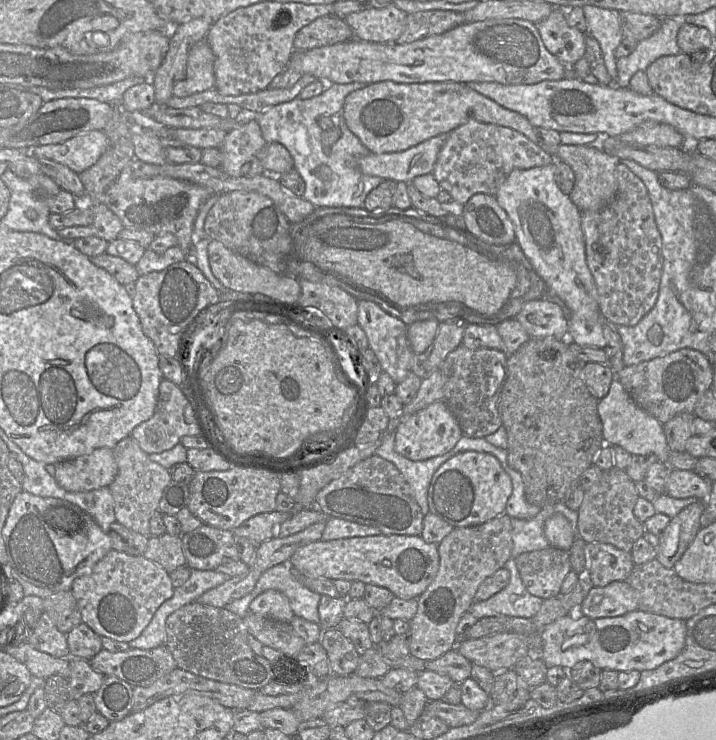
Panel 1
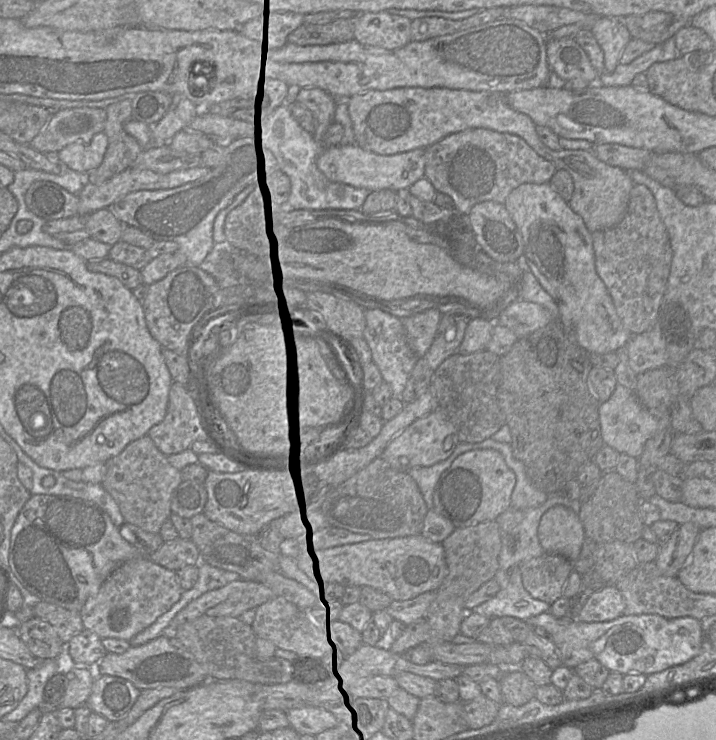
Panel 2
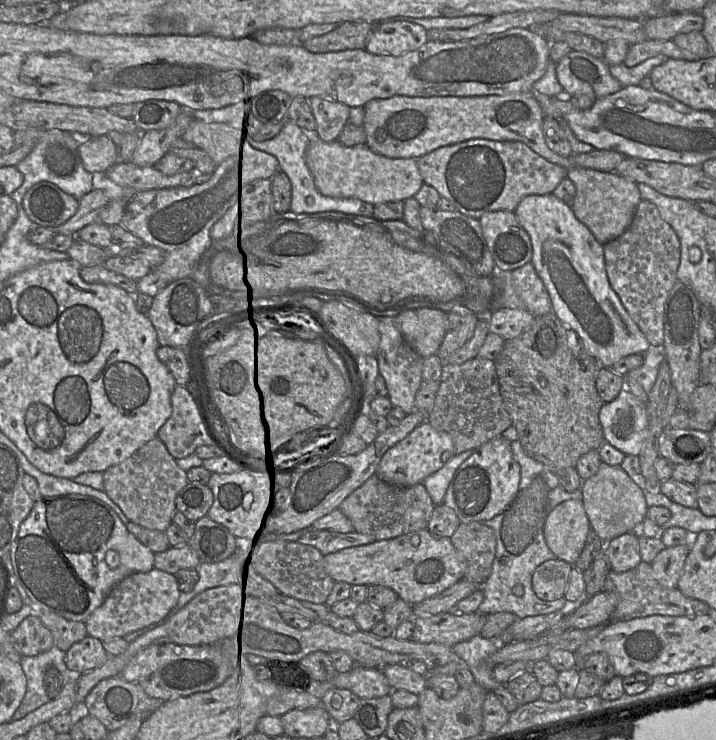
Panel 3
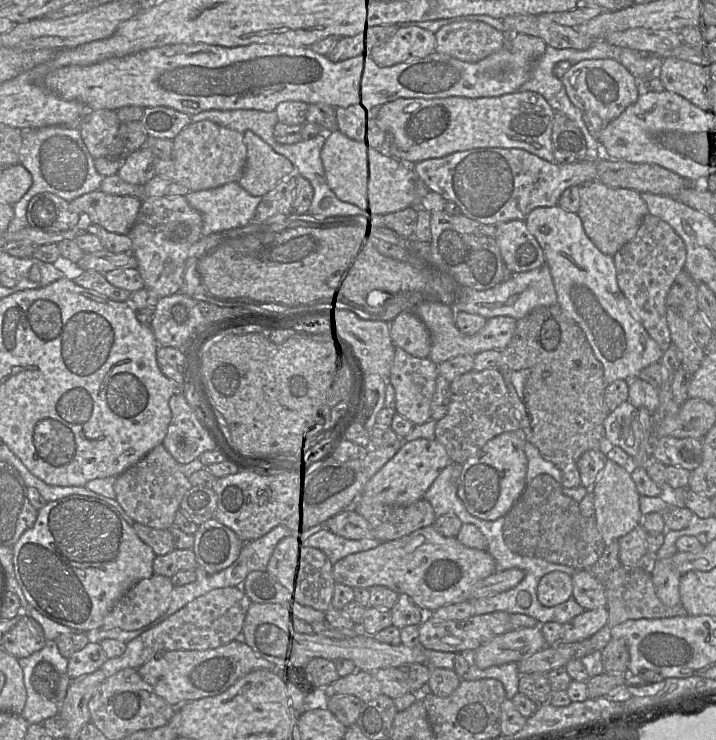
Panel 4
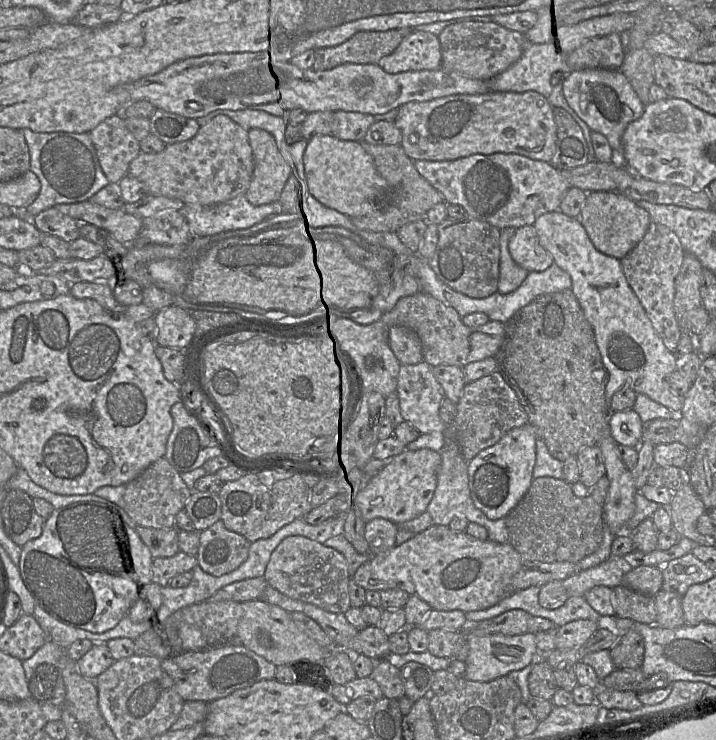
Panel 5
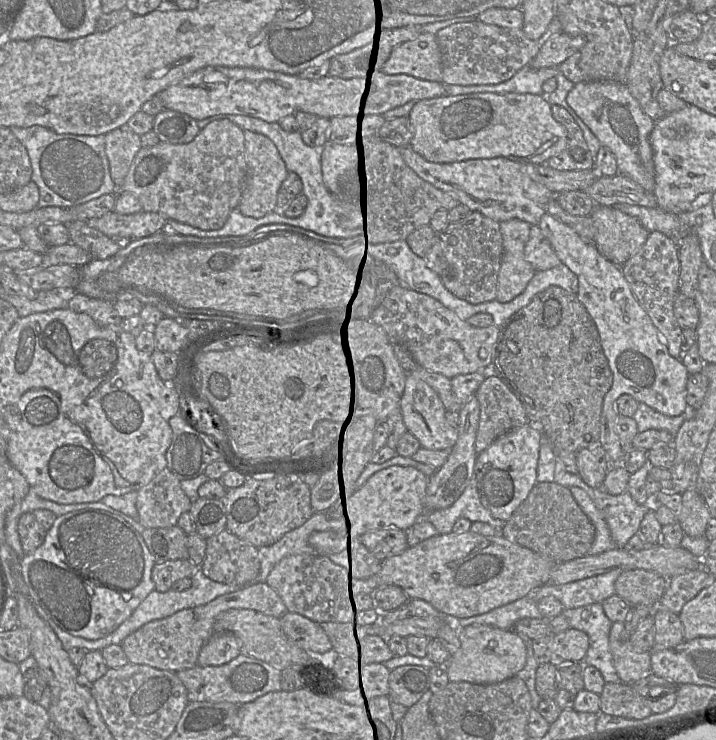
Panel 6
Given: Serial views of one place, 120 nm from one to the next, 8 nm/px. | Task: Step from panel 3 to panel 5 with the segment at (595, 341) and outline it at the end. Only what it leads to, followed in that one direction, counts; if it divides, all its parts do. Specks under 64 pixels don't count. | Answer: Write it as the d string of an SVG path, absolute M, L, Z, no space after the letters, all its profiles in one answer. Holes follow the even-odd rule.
M560 210L542 214L536 219L533 226L540 245L550 253L554 264L570 275L572 280L571 291L577 298L586 319L593 328L603 364L609 373L606 385L608 408L611 407L613 395L621 388L629 387L637 394L645 394L671 411L680 413L683 406L683 398L680 398L670 389L667 377L680 367L681 362L666 348L655 331L645 309L626 280L620 260L598 251L579 218L569 217Z

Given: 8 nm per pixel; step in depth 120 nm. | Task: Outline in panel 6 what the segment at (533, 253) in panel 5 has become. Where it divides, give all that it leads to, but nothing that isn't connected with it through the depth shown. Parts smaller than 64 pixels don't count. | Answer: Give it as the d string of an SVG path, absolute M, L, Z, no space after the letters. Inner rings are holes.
M531 225L524 258L536 271L551 269L562 262L537 225Z

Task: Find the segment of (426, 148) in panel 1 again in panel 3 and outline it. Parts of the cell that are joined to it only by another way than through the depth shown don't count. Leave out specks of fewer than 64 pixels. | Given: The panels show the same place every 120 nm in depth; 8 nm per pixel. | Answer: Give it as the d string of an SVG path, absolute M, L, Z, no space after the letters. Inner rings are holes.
M320 138L309 148L306 161L320 193L331 198L355 198L372 205L404 202L414 197L424 183L417 159L389 158L375 153L367 145L348 147Z

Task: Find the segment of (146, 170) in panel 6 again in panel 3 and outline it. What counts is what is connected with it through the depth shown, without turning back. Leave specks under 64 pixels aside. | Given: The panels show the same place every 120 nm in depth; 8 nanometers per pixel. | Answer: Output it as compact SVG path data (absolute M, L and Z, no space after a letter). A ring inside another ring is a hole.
M193 120L182 138L206 152L215 165L240 154L241 133L224 123Z

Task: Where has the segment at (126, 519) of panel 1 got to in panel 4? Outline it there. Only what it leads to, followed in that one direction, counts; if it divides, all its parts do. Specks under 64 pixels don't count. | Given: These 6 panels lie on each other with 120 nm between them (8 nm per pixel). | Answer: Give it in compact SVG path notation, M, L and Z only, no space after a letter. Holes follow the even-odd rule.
M162 444L118 475L113 484L115 500L135 522L162 530L174 526L175 514L191 486L188 477L179 470L179 463Z

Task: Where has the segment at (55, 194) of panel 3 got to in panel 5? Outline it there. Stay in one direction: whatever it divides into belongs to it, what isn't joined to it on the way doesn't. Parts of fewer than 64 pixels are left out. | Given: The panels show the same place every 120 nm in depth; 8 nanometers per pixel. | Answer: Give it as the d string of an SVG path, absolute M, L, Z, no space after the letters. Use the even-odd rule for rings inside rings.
M54 207L37 214L32 222L43 235L55 236L67 243L79 238L79 223Z

